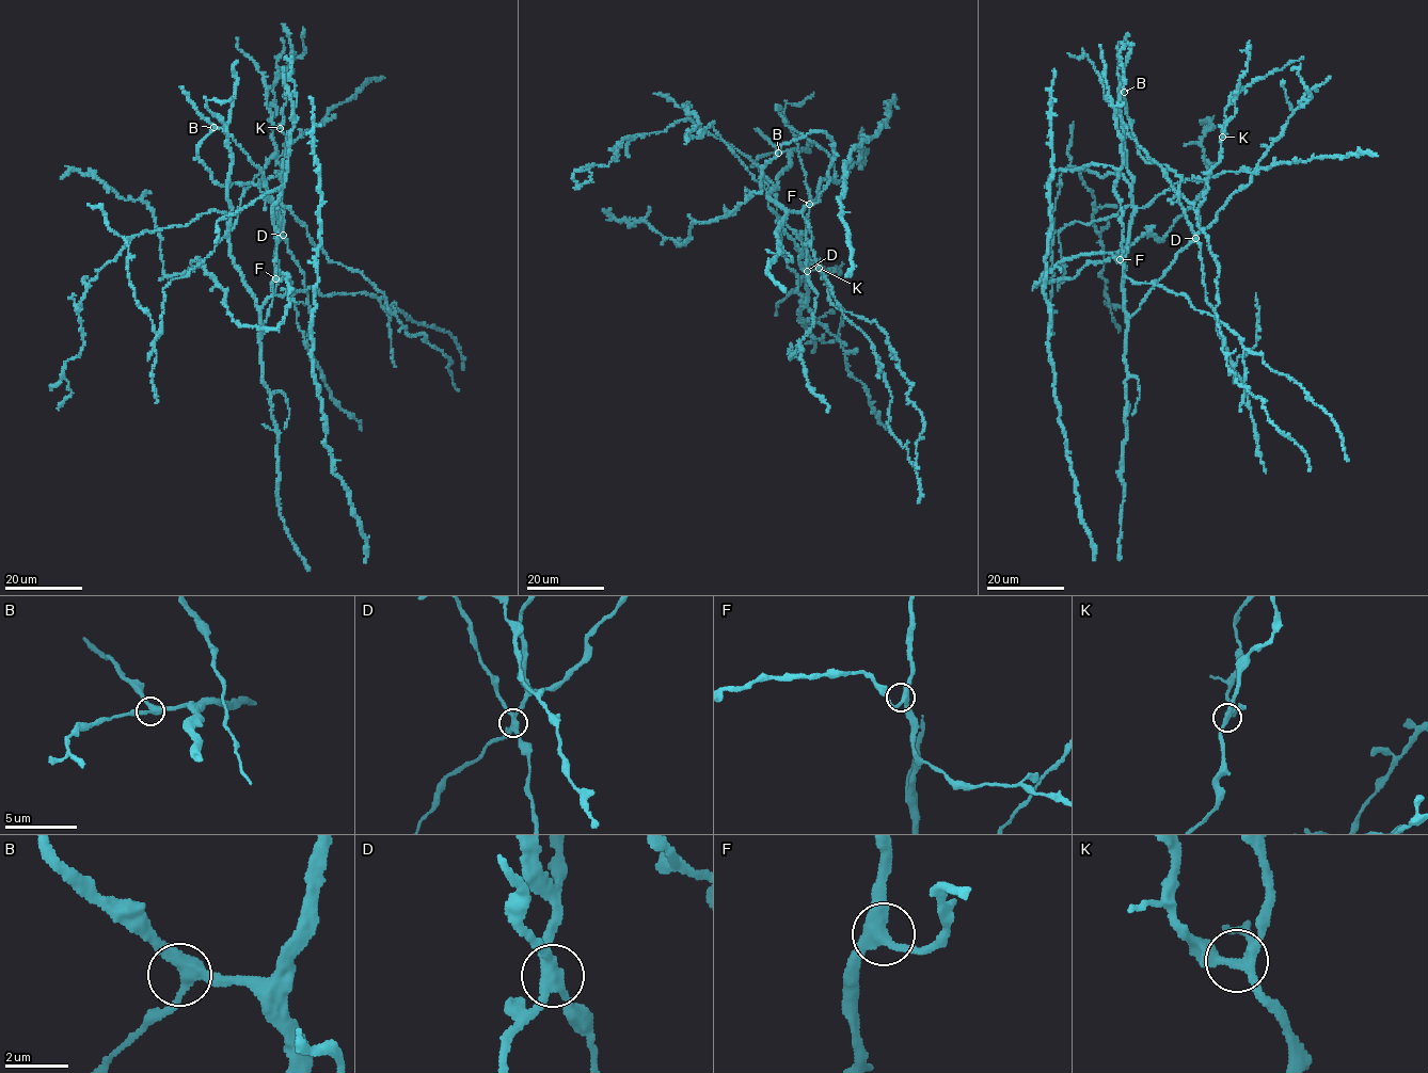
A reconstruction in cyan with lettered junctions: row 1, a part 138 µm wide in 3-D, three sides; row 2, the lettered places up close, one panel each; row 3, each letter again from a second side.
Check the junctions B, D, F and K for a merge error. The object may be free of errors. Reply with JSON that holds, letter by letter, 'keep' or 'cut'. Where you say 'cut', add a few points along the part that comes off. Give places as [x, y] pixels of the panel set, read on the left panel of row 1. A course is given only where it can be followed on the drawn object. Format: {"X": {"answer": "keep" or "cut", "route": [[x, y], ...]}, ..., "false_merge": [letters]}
{"B": {"answer": "keep"}, "D": {"answer": "cut", "route": [[282, 235], [304, 273], [312, 318], [310, 355], [321, 370], [330, 398], [361, 422], [362, 430]]}, "F": {"answer": "keep"}, "K": {"answer": "keep"}, "false_merge": ["D"]}

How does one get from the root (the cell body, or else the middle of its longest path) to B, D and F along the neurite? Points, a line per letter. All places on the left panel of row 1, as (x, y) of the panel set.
B: (228, 214), (227, 178), (232, 155), (227, 132), (213, 127)
D: (228, 214), (229, 254), (254, 299), (262, 337), (279, 277), (274, 254), (282, 235)
F: (228, 214), (229, 254), (258, 307), (272, 295), (272, 282), (275, 278)

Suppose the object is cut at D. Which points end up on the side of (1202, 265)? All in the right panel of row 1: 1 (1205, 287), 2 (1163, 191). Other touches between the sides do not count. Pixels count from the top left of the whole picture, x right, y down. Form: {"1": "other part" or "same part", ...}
{"1": "same part", "2": "other part"}

